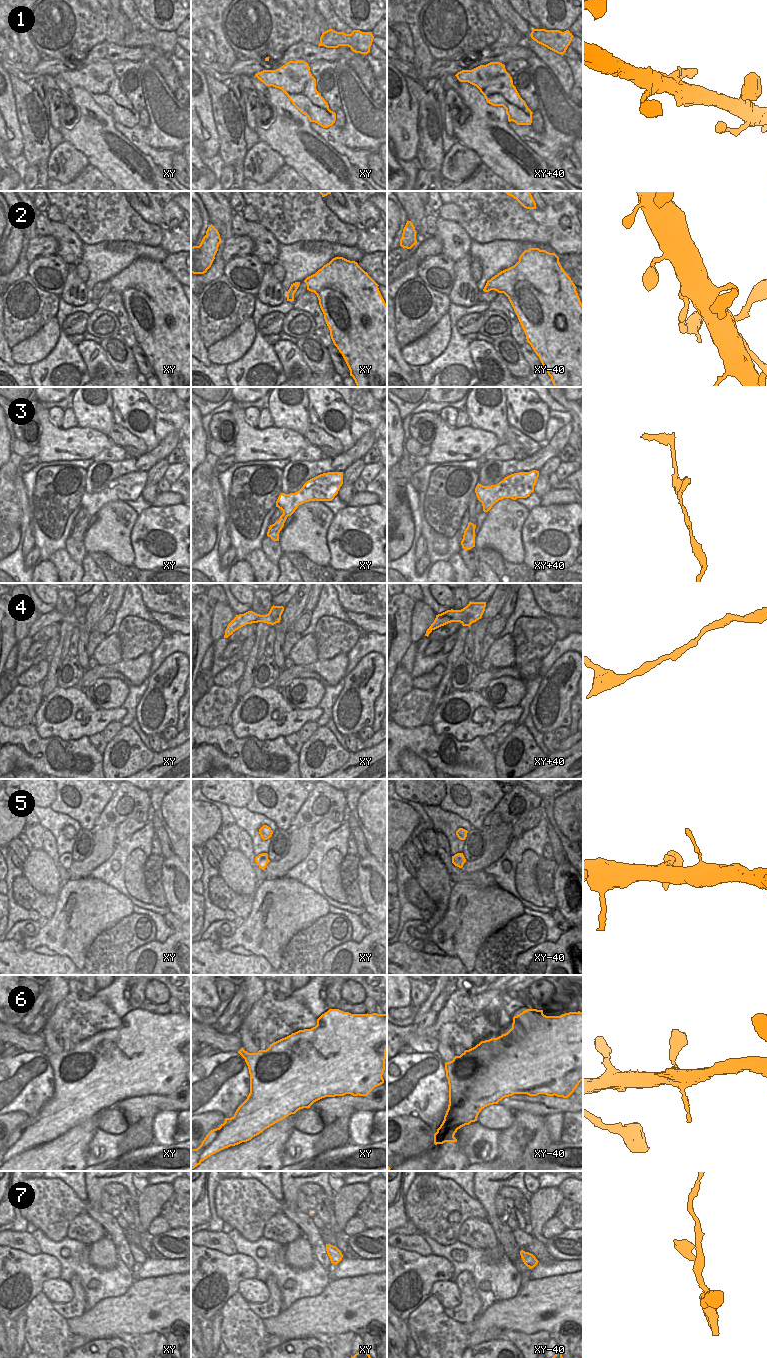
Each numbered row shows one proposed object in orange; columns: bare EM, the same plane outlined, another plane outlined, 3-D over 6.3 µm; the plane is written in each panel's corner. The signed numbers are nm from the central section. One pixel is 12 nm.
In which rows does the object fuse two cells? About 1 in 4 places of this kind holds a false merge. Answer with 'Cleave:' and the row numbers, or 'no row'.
Cleave: 2

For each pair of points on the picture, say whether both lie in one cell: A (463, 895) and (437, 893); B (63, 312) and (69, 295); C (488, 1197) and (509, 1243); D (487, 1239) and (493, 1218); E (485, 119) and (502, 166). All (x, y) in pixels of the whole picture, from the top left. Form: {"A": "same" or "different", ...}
{"A": "different", "B": "different", "C": "same", "D": "different", "E": "same"}

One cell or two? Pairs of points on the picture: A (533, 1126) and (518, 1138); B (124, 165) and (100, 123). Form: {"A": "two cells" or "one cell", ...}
{"A": "one cell", "B": "one cell"}

